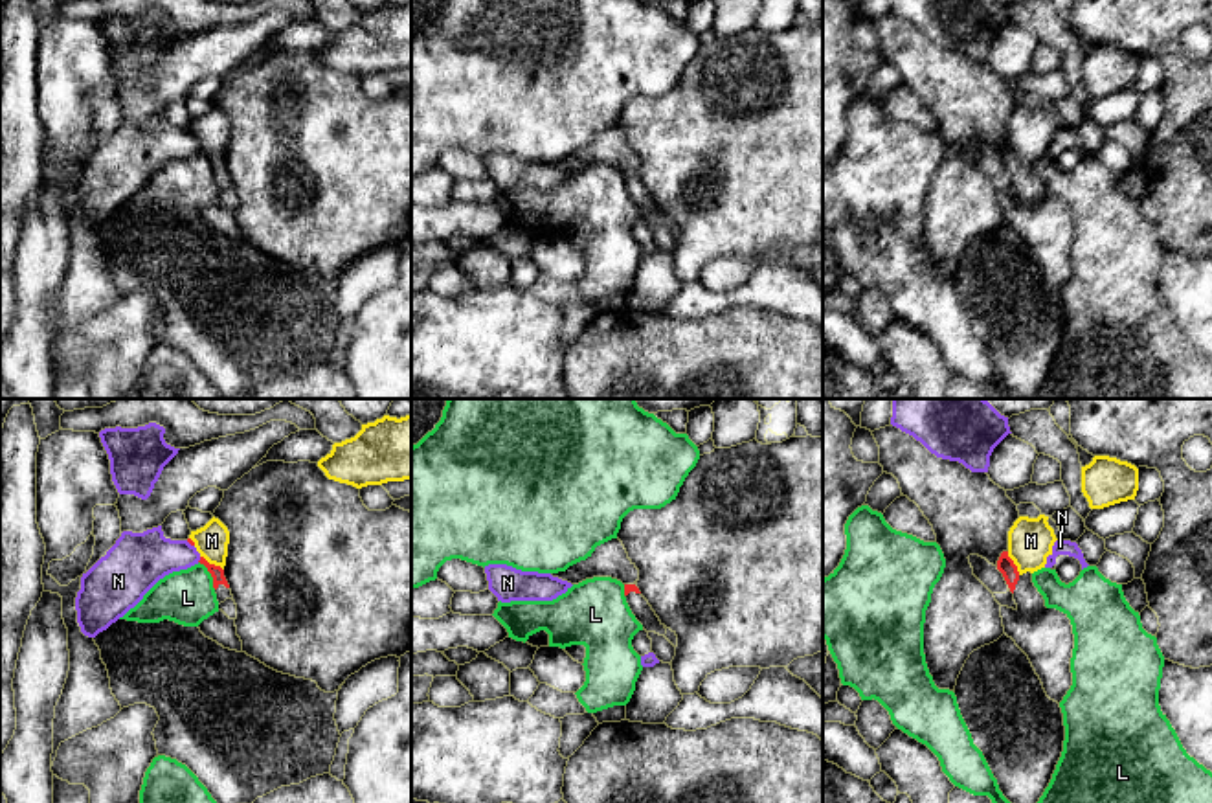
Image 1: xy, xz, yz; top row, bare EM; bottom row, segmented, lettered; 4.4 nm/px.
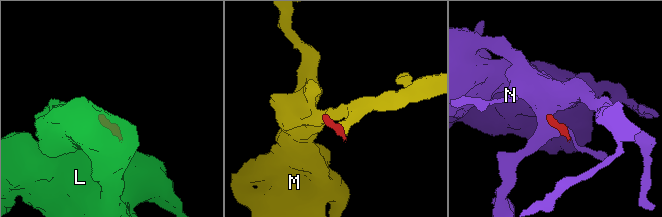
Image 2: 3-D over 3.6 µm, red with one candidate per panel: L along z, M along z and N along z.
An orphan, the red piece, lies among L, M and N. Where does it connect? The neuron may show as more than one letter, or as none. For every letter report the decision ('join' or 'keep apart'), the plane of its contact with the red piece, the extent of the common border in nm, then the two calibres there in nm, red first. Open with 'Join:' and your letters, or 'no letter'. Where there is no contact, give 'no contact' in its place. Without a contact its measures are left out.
Join: no letter
L: keep apart | xy | 150 nm | 60/240 nm
M: keep apart | xy | 120 nm | 60/150 nm
N: keep apart | xy | 30 nm | 60/220 nm

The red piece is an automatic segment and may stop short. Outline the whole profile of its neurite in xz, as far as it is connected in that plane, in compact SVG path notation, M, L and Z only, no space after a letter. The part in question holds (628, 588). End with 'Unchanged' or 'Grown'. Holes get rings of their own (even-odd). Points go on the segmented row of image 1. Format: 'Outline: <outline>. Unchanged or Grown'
Outline: M624 584L624 597L632 614L646 632L656 632L659 636L667 634L665 625L659 621L659 617L656 616L648 601L641 595L635 584Z. Grown

